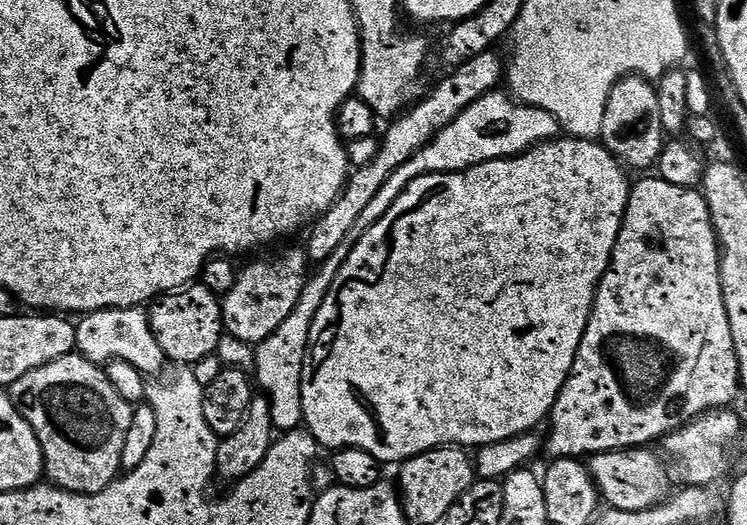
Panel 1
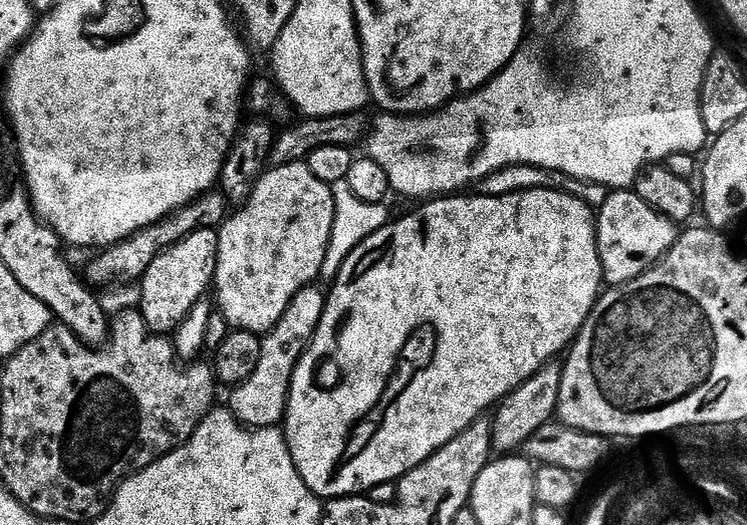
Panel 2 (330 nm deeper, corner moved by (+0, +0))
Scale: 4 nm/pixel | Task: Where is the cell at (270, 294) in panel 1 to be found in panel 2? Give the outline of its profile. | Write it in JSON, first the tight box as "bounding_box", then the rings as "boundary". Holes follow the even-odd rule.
{"bounding_box":[214,162,333,332],"boundary":[[[304,162],[269,167],[254,186],[250,198],[239,205],[218,229],[220,241],[214,300],[218,311],[226,317],[229,325],[242,332],[269,332],[280,321],[282,314],[286,314],[286,306],[290,306],[294,294],[298,294],[298,290],[303,288],[313,287],[320,280],[322,262],[326,262],[326,250],[333,226],[332,185],[314,178]]]}

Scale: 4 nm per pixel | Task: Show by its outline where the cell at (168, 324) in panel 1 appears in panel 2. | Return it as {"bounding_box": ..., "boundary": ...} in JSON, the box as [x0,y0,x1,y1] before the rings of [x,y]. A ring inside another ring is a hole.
{"bounding_box":[138,229,220,333],"boundary":[[[217,229],[194,230],[182,242],[170,246],[146,270],[144,279],[139,281],[140,305],[138,311],[154,332],[175,333],[176,327],[183,322],[186,314],[198,306],[198,302],[209,295],[216,278],[216,259],[220,234]]]}

